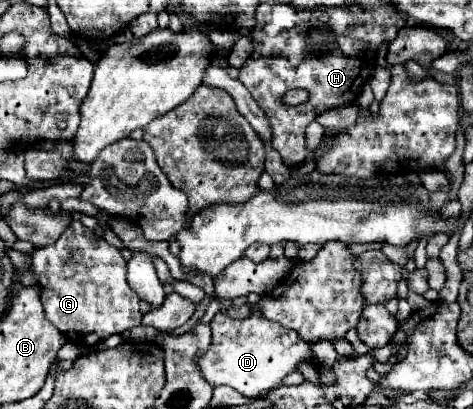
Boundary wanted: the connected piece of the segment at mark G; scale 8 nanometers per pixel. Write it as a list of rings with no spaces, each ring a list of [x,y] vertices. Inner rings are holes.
[[[74,220],[56,244],[32,252],[32,270],[40,278],[46,318],[76,346],[94,346],[100,342],[100,338],[106,340],[112,334],[122,334],[140,326],[142,322],[138,296],[130,292],[130,286],[126,282],[126,262],[122,258],[122,252],[110,246],[106,240],[96,240],[94,232],[84,228],[80,220]]]

